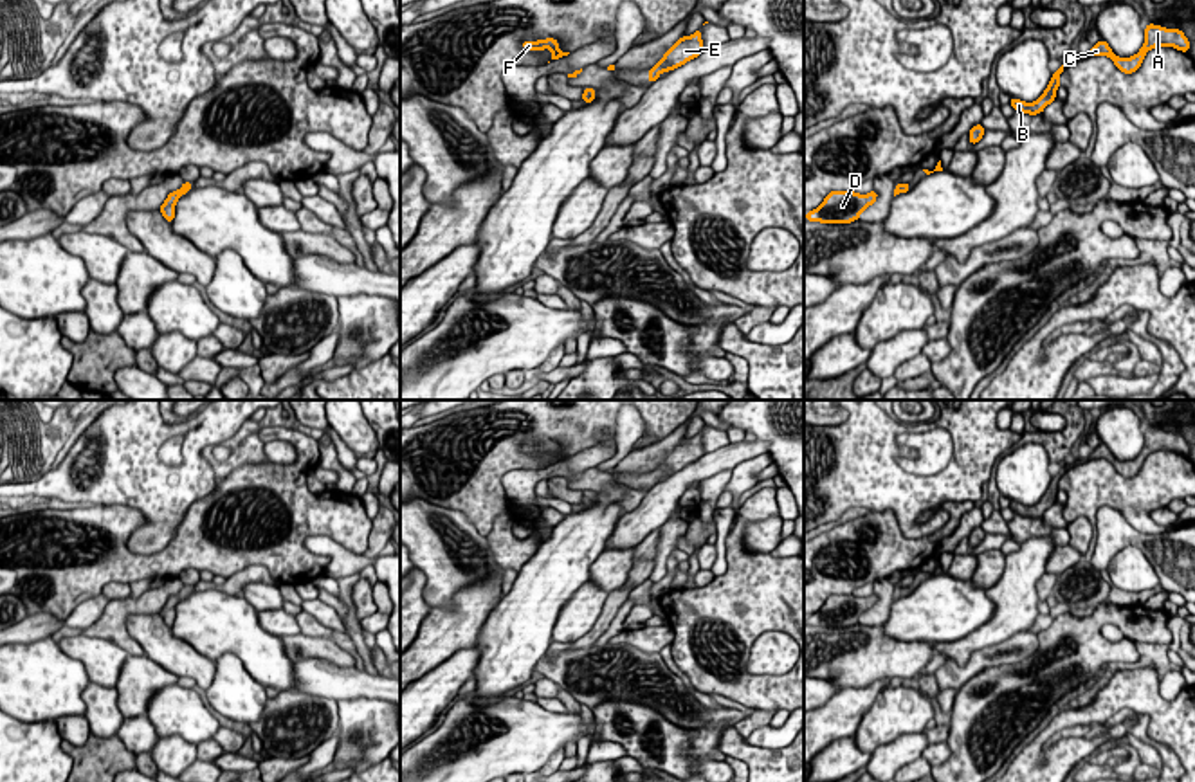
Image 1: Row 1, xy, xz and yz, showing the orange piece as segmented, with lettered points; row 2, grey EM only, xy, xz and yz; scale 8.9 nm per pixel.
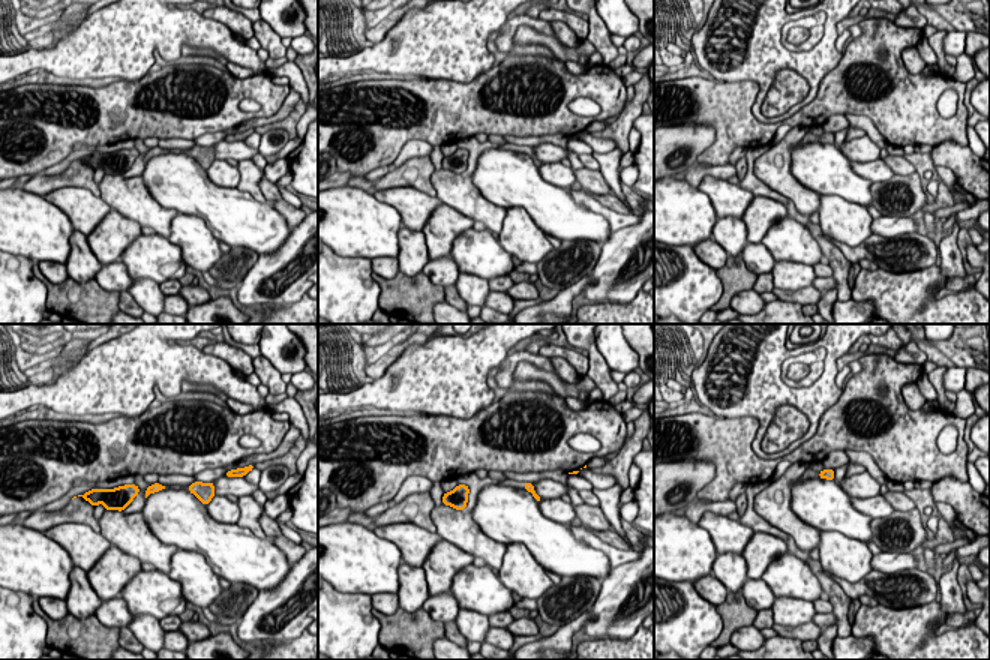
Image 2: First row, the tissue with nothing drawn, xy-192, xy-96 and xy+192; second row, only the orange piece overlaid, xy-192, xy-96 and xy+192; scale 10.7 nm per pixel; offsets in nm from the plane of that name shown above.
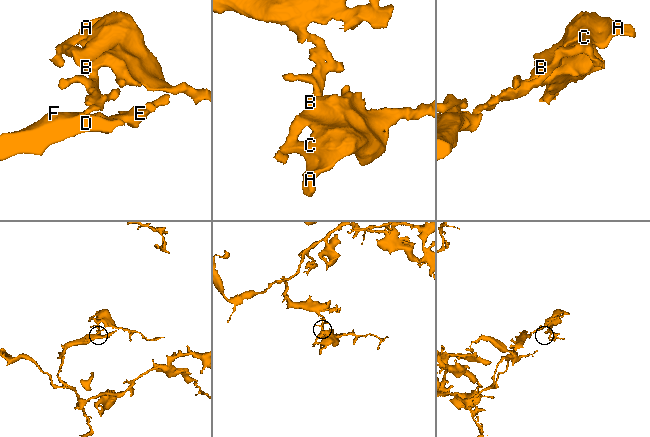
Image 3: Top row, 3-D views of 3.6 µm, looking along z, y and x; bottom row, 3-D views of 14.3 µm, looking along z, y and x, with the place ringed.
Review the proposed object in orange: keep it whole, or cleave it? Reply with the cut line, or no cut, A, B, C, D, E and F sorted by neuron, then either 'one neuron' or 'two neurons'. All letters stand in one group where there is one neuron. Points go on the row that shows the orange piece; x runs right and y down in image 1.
cut none; groups A B C D E F; one neuron

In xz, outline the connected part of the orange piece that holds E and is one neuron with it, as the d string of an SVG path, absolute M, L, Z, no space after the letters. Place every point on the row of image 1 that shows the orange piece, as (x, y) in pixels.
M698 29L692 36L681 36L669 50L665 50L663 58L649 68L649 83L654 83L661 72L670 72L698 58L701 52L705 52L701 29Z

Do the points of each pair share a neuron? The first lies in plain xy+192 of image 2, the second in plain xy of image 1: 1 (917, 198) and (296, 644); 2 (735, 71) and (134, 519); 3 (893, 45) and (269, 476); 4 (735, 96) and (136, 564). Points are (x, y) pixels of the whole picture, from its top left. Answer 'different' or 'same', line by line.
1: same
2: different
3: same
4: same

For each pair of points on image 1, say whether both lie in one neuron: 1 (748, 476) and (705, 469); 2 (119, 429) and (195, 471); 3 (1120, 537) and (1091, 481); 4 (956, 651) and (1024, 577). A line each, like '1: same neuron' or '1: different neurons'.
1: different neurons
2: same neuron
3: different neurons
4: same neuron

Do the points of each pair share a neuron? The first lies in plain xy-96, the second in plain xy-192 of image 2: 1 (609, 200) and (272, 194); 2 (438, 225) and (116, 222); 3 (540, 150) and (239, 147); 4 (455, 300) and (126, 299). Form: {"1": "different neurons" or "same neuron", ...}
{"1": "different neurons", "2": "same neuron", "3": "same neuron", "4": "same neuron"}

